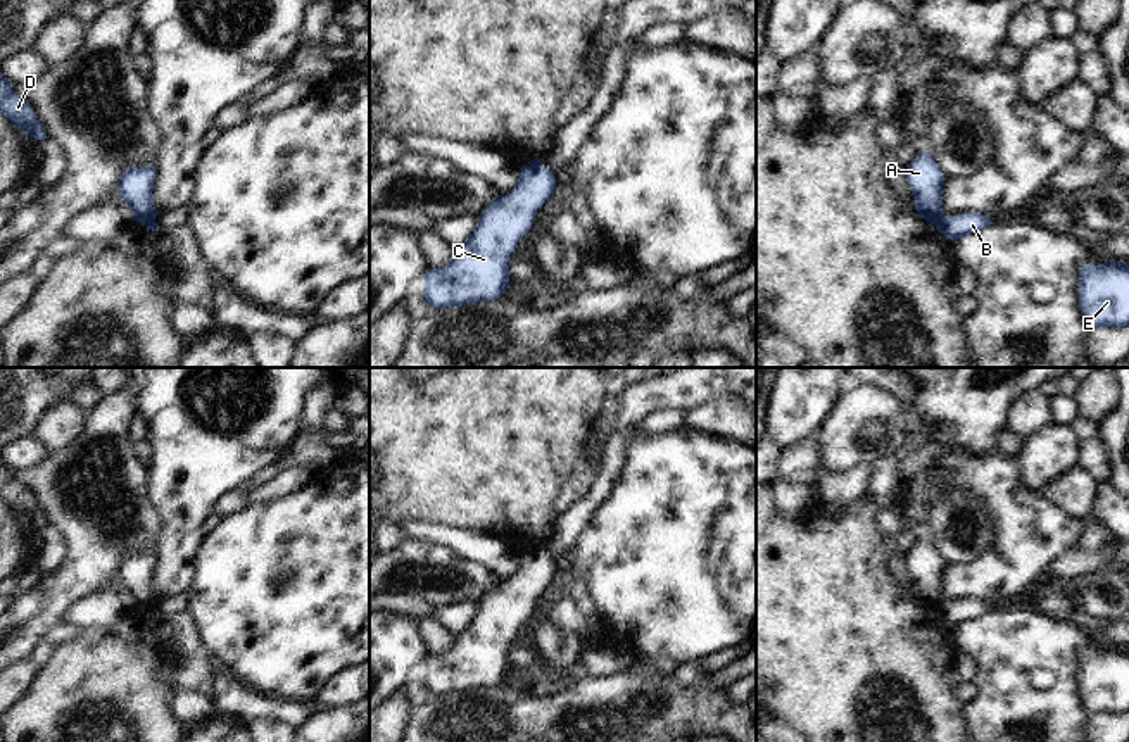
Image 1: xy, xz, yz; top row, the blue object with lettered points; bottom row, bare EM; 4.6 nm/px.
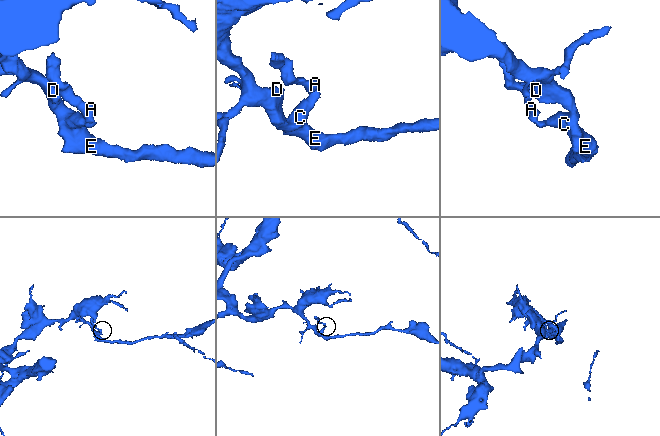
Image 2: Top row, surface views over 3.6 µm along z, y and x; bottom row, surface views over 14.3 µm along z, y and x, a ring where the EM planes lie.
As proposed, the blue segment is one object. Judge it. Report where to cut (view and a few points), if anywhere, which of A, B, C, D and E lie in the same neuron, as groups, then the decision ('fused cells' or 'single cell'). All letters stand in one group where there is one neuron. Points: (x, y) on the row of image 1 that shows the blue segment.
cut in yz along (943, 214), (936, 225); A / B C D E; fused cells

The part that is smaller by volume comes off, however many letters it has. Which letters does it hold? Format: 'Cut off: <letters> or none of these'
Cut off: A

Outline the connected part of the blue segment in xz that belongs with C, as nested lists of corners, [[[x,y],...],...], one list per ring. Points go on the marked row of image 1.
[[[540,160],[521,166],[516,186],[480,212],[476,228],[454,247],[449,264],[425,271],[423,300],[430,307],[497,300],[509,288],[516,243],[532,228],[554,186],[552,171]]]

